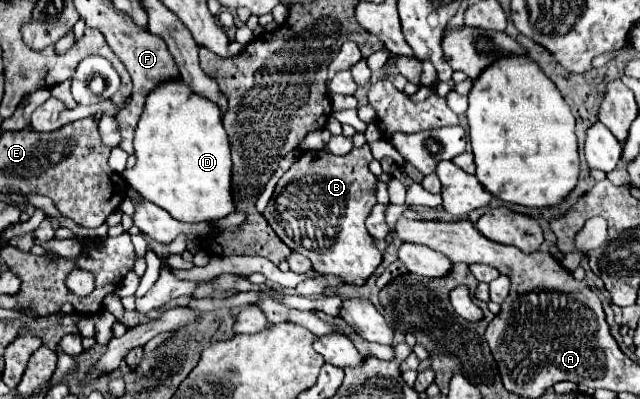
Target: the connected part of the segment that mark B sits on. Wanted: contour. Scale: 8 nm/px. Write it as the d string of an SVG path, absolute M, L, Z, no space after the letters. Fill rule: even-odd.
M369 145L351 149L341 157L325 151L307 151L281 177L263 211L281 241L289 245L291 251L311 259L313 271L333 275L353 287L361 287L383 261L383 253L365 229L365 219L377 203L377 177L369 171L371 159Z

